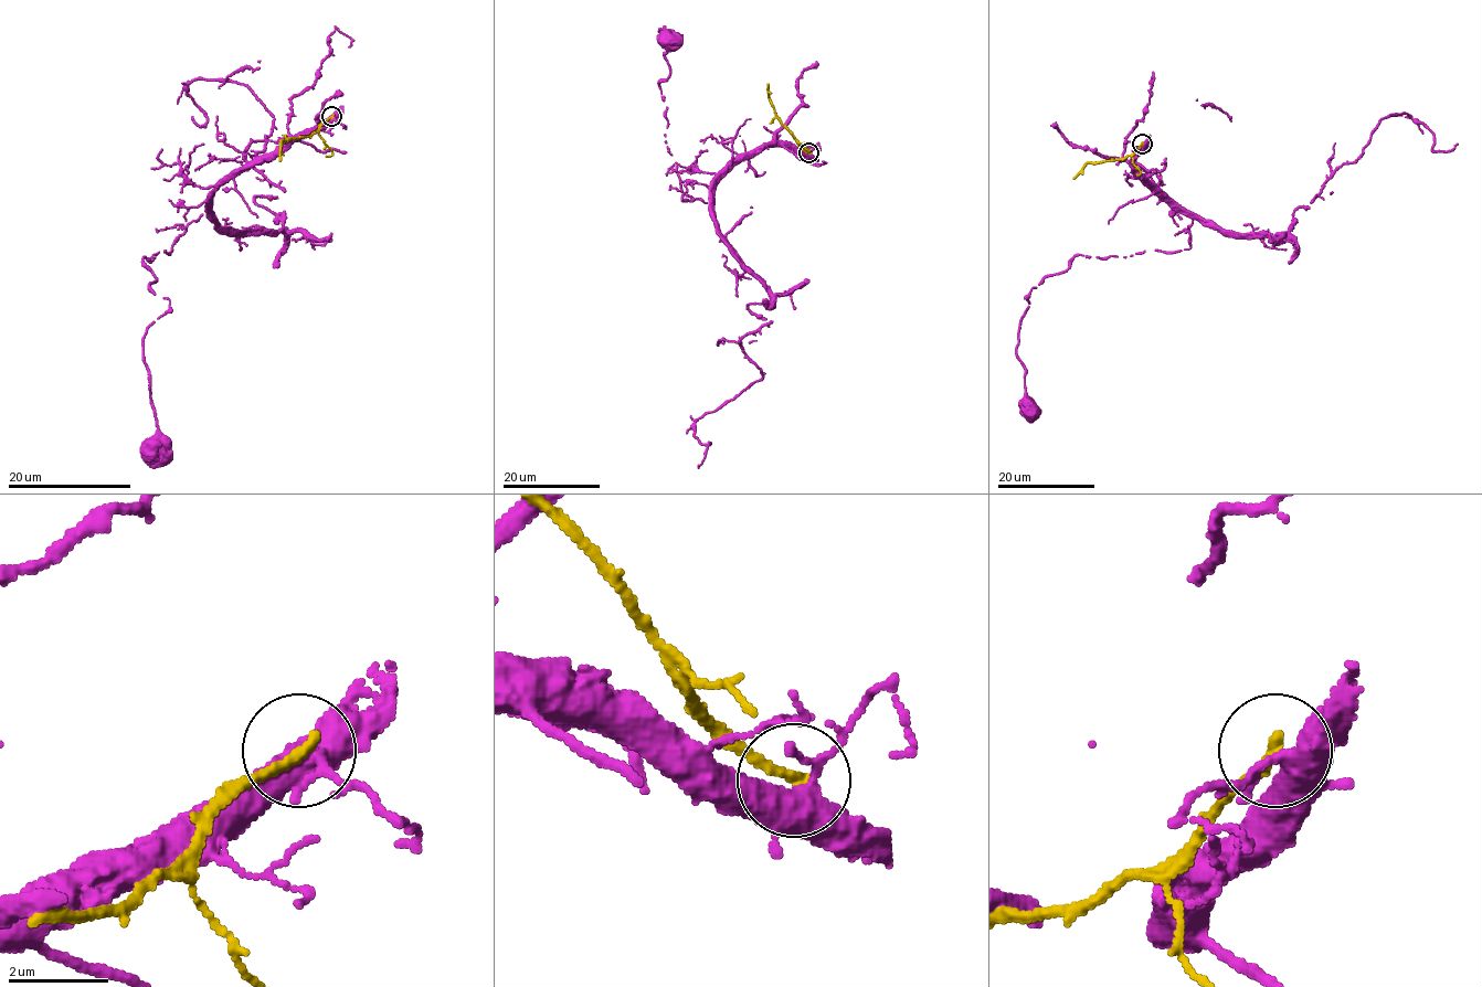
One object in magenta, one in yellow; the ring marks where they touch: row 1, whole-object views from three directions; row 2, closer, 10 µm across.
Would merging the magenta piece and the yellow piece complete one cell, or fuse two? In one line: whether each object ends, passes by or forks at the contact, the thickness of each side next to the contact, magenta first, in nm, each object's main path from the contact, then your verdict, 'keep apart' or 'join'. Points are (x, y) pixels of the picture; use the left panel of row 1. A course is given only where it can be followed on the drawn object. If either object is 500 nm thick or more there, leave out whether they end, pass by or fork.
magenta forks; yellow ends; calibres 420 and 240 nm; course magenta (331, 117), (253, 158), (169, 253), (145, 256), (157, 278), (149, 288), (169, 300), (143, 336), (156, 449); course yellow (331, 117), (310, 135), (283, 140), (279, 161); keep apart

